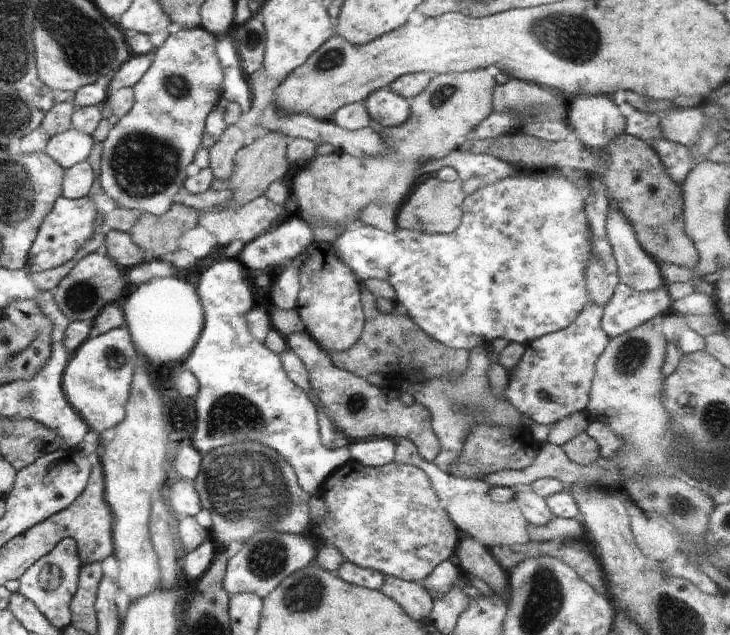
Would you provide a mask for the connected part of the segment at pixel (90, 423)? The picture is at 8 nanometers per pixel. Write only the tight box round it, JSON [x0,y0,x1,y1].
[62,324,139,433]

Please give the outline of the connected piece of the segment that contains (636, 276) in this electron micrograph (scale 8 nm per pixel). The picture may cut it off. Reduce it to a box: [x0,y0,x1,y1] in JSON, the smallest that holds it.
[606,196,664,292]

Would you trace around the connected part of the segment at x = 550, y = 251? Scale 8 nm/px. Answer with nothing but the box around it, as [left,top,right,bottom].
[332,171,594,351]

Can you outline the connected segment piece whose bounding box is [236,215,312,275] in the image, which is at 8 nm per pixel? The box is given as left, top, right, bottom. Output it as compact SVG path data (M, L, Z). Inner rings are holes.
M289 216L276 228L239 247L240 260L256 270L271 275L312 246L312 230L300 216Z

